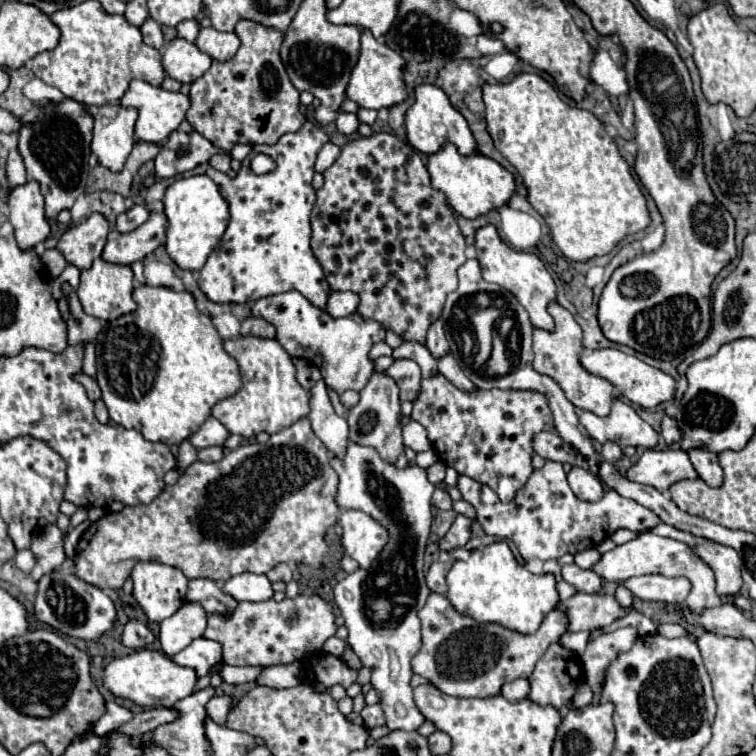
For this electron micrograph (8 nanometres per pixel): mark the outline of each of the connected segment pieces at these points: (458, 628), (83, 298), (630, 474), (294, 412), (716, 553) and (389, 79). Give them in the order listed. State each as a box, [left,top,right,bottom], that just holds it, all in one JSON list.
[[413,593,567,697],[77,257,137,321],[625,449,697,493],[211,337,309,439],[649,523,743,597],[347,31,405,109]]

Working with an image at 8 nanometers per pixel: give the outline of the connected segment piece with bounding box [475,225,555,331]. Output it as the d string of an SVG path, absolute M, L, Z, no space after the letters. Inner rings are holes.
M485 225L485 227L477 229L475 251L477 251L477 261L483 269L481 271L483 279L489 283L497 283L497 285L505 287L509 293L513 293L515 299L519 299L519 303L529 313L529 321L533 323L533 327L551 331L553 317L547 313L547 305L551 301L555 301L555 283L553 283L549 271L545 269L545 265L541 263L541 259L533 253L521 253L521 251L515 251L509 245L505 245L501 241L495 225Z

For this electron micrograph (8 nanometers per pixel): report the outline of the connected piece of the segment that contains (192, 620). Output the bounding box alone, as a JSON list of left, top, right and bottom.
[159,603,207,657]

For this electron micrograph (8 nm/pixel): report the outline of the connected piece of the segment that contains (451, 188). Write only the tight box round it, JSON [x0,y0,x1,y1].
[427,143,515,219]

